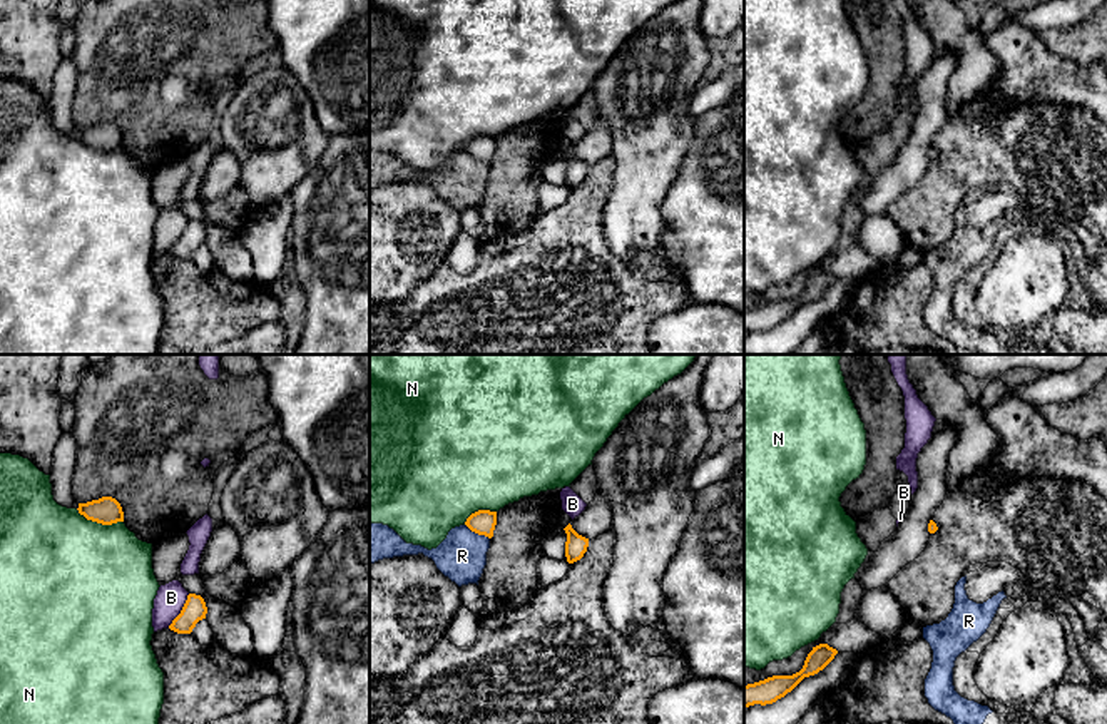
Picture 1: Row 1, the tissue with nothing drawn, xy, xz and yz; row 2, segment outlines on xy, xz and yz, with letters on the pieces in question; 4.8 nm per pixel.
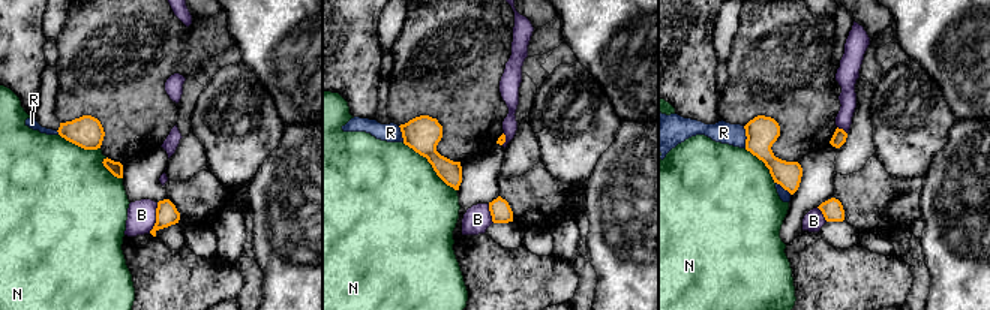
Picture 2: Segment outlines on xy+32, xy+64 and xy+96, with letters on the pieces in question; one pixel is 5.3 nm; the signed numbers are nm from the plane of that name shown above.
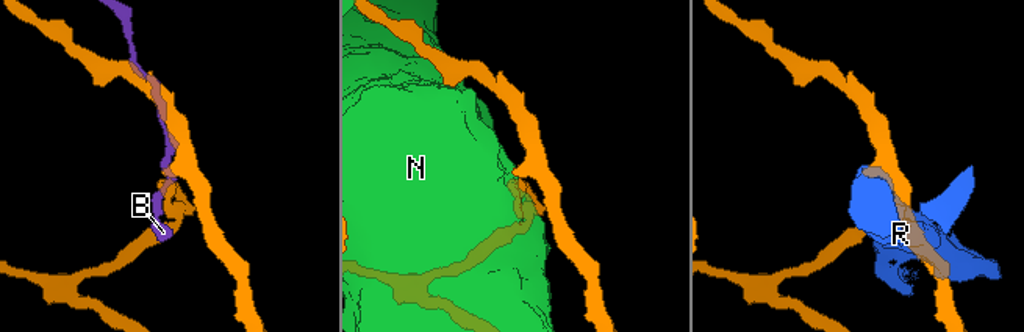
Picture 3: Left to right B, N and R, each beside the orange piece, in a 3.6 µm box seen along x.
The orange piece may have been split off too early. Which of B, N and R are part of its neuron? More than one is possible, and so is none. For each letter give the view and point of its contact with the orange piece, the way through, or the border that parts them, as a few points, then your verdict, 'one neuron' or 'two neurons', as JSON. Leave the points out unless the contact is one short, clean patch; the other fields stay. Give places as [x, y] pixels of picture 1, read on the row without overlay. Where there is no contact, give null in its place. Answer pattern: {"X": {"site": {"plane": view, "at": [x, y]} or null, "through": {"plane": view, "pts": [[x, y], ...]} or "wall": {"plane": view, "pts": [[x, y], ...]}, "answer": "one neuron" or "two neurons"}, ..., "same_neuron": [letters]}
{"B": {"site": {"plane": "xy", "at": [181, 236]}, "answer": "two neurons"}, "N": {"site": {"plane": "xy", "at": [99, 147]}, "answer": "two neurons"}, "R": {"site": {"plane": "xz", "at": [477, 158]}, "answer": "two neurons"}, "same_neuron": []}

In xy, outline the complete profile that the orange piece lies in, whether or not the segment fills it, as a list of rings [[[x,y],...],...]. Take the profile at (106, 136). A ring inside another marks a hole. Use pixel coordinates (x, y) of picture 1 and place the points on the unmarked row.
[[[102,122],[99,125],[92,125],[87,129],[79,129],[79,139],[87,145],[112,150],[117,147],[124,147],[124,137],[120,129],[112,122]]]

